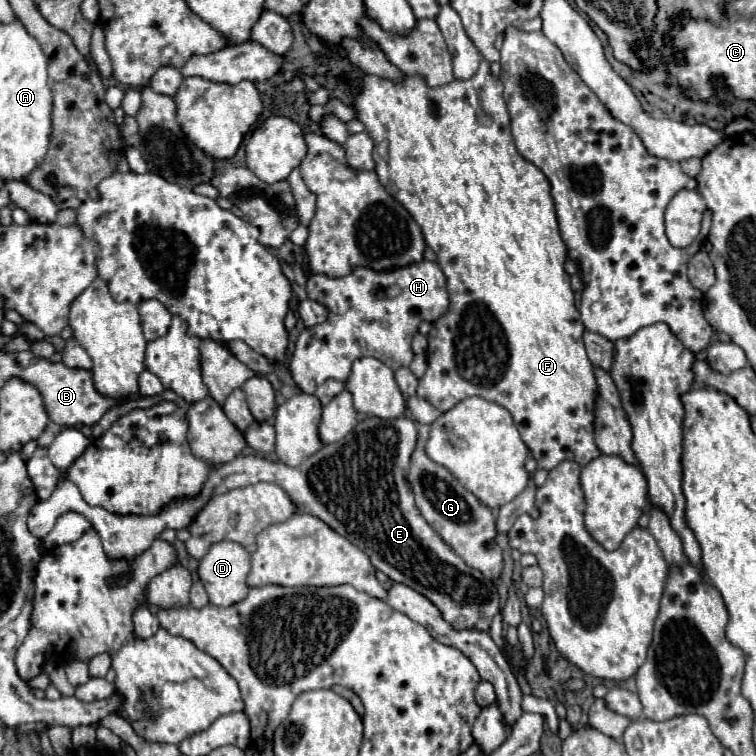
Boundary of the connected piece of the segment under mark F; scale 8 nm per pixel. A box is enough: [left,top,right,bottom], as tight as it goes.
[354,61,600,471]

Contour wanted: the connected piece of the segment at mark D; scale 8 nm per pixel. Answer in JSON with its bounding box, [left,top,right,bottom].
[198,541,250,607]

